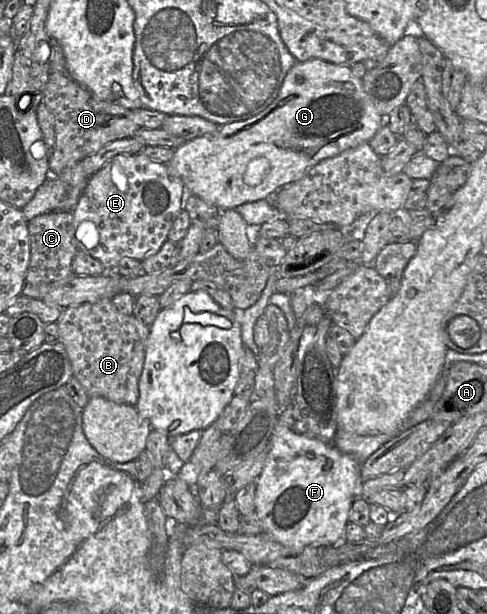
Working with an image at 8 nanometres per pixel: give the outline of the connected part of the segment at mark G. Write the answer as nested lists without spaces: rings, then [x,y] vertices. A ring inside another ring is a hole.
[[[322,59],[297,61],[286,74],[273,103],[262,113],[186,141],[174,150],[167,165],[182,180],[187,194],[195,195],[221,210],[235,210],[245,203],[270,198],[284,186],[303,178],[321,161],[369,142],[385,123],[386,119],[365,91],[362,78],[355,76],[350,66]]]

